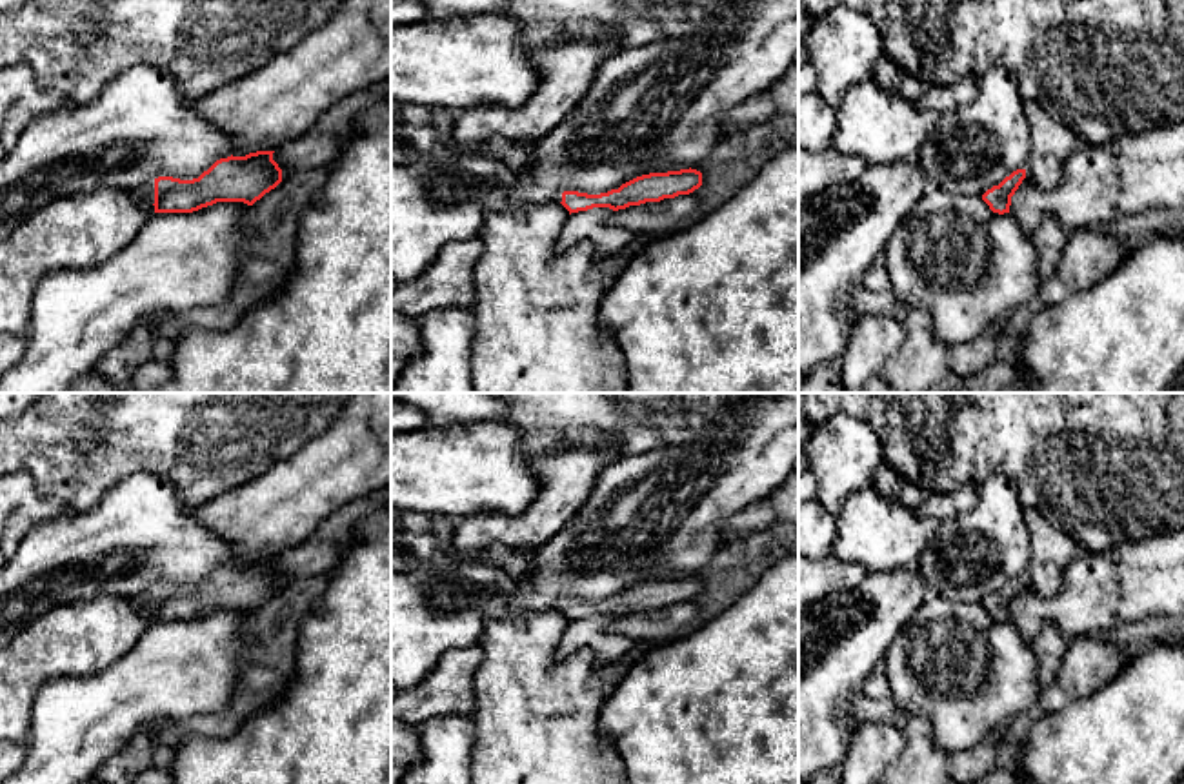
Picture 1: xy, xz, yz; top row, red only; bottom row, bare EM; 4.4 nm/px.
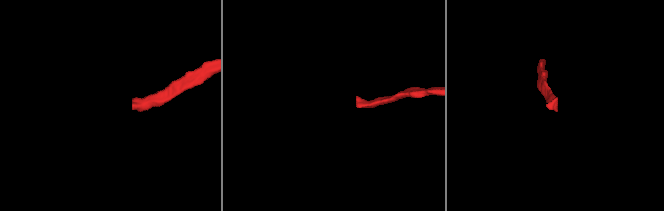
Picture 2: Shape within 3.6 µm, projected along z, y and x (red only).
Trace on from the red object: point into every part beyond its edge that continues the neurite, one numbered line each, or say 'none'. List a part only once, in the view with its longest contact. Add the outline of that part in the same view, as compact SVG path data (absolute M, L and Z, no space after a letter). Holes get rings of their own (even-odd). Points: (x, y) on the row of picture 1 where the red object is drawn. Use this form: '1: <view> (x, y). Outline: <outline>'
1: xy (144, 193). Outline: M155 178L147 180L144 186L131 191L131 196L138 204L155 204Z

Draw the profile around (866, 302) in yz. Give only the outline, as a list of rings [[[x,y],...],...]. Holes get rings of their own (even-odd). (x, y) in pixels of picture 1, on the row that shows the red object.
[[[860,282],[853,291],[851,309],[846,318],[846,331],[849,331],[866,317],[888,317],[902,320],[906,313],[906,302],[893,291],[869,291],[864,282]]]

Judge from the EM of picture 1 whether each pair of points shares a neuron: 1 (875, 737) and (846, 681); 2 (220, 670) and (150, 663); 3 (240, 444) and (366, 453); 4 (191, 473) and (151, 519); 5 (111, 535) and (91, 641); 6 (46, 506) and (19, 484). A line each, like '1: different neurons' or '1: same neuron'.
1: different neurons
2: same neuron
3: different neurons
4: different neurons
5: different neurons
6: same neuron

